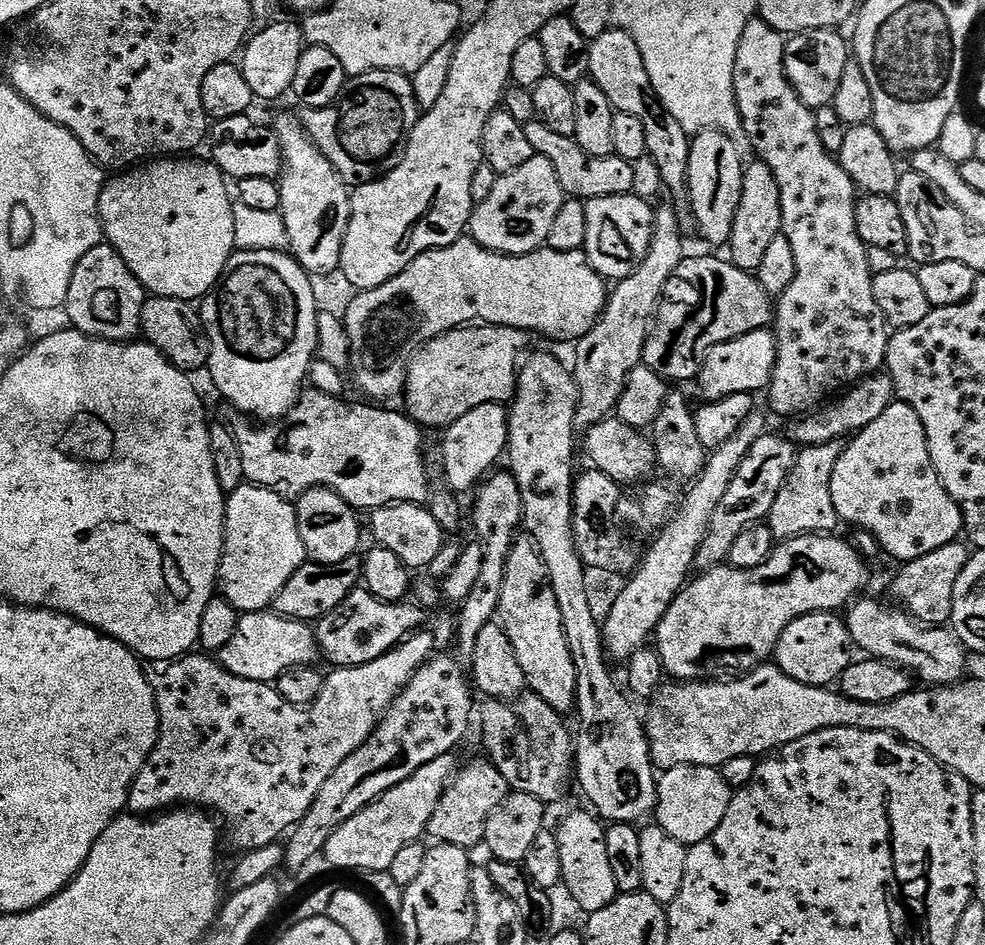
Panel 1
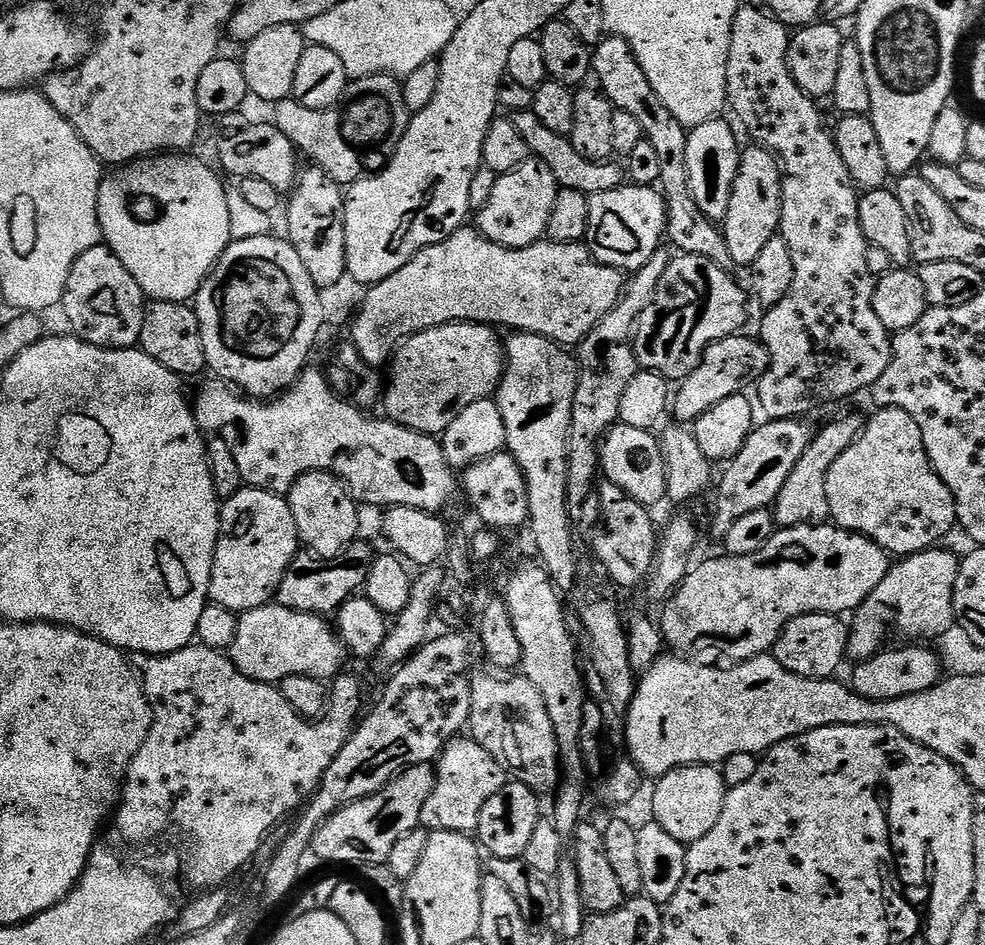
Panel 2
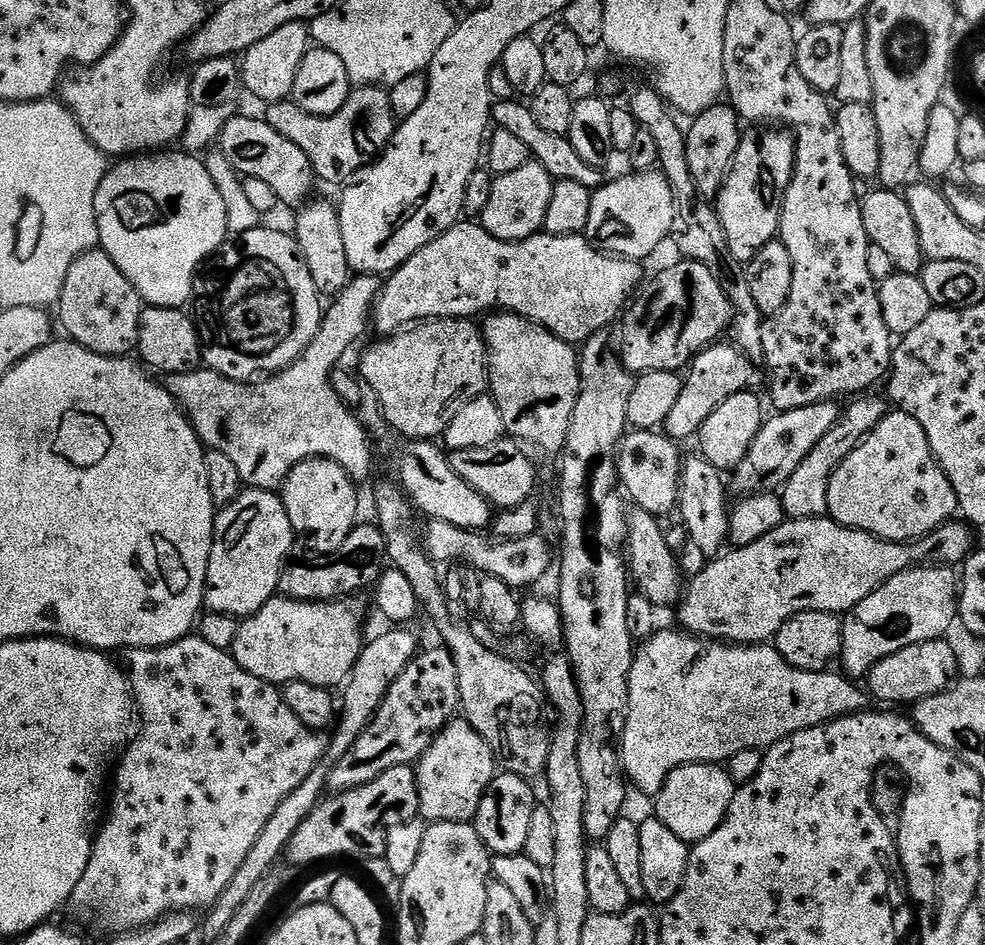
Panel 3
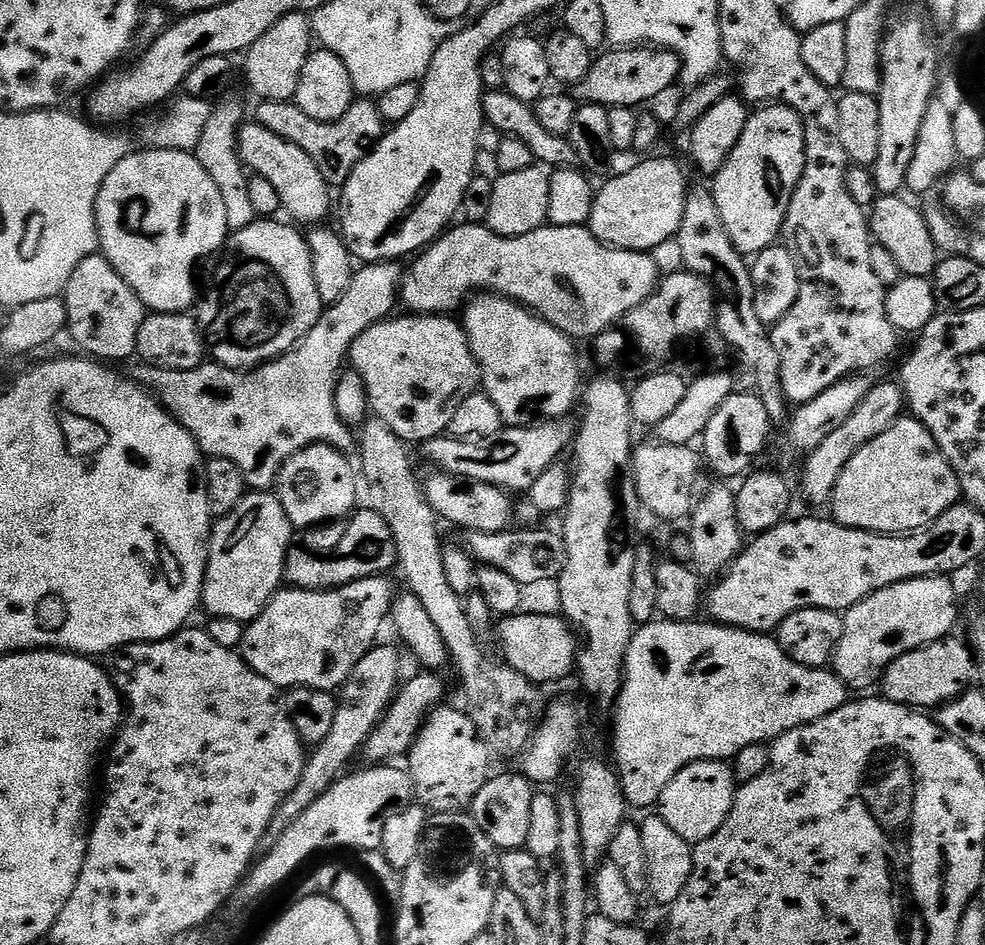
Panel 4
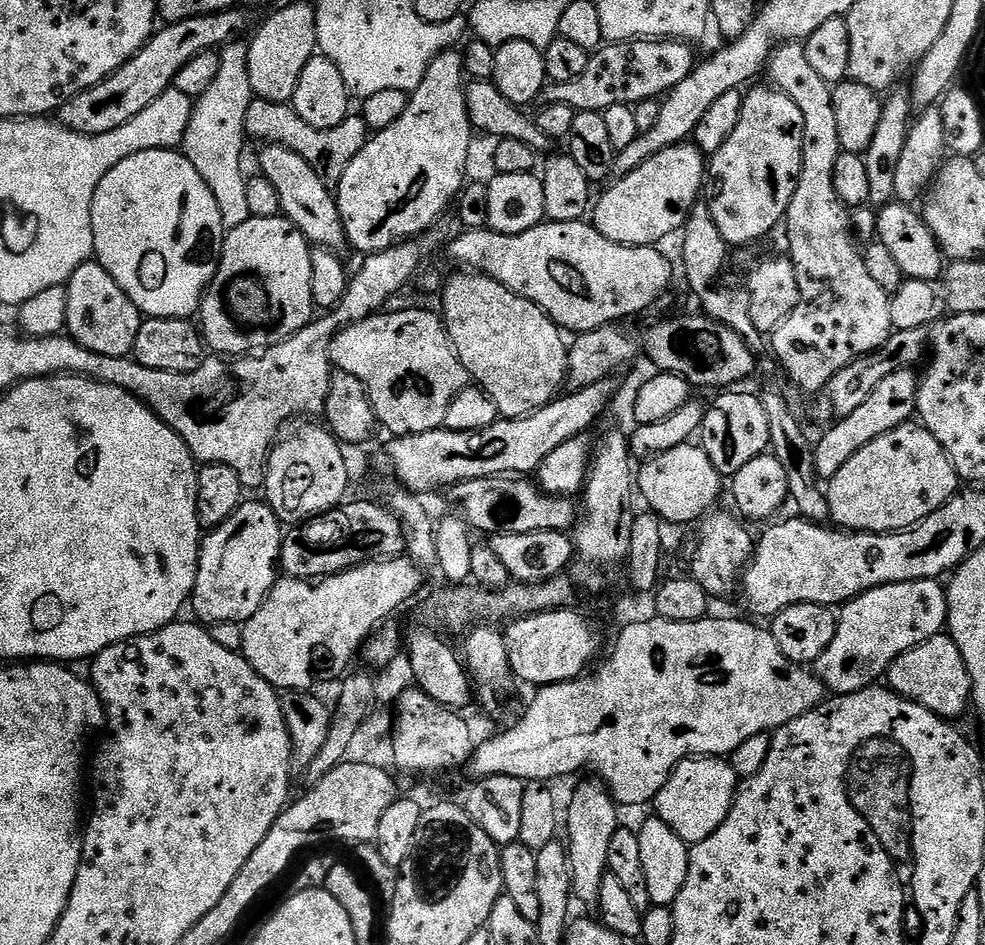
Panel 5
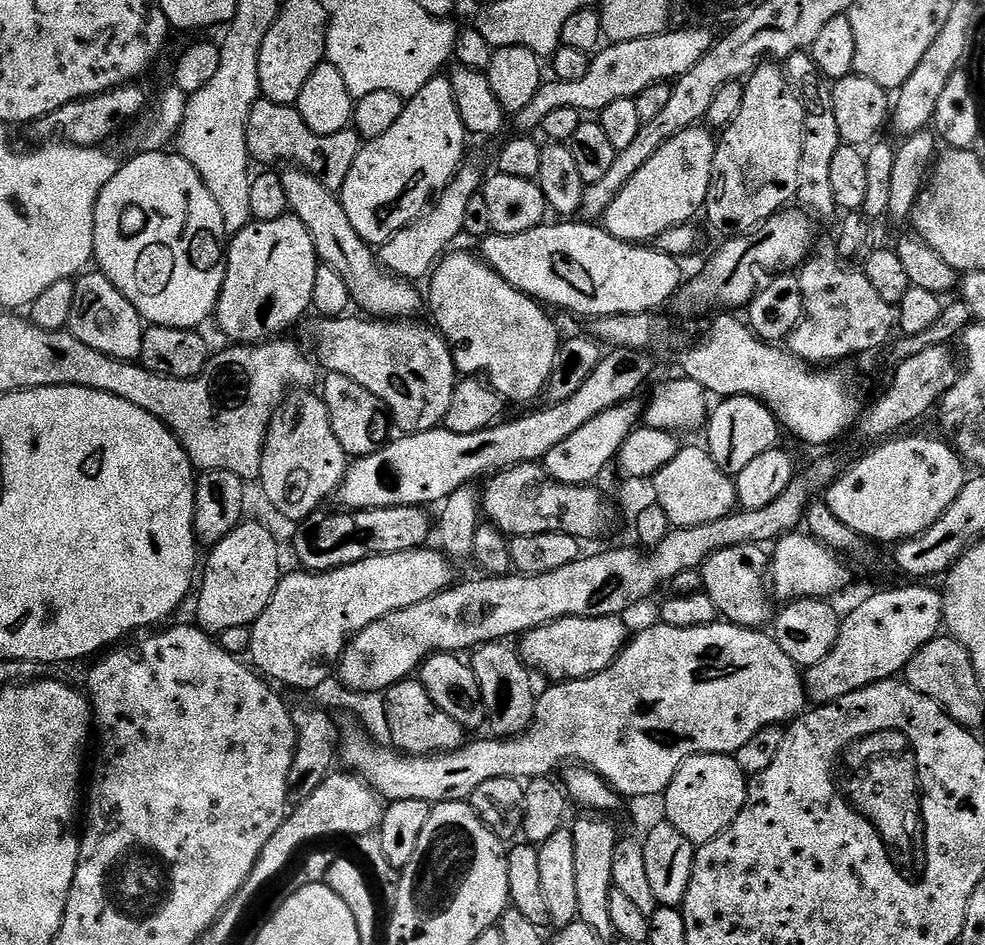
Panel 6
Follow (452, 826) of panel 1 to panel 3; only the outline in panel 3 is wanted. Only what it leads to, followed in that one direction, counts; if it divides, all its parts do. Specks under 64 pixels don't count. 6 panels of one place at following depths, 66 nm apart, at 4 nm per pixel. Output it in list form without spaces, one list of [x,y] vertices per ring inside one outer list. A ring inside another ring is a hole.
[[[463,718],[451,720],[414,767],[420,790],[419,815],[433,824],[475,821],[478,806],[498,774],[498,761],[486,738]]]

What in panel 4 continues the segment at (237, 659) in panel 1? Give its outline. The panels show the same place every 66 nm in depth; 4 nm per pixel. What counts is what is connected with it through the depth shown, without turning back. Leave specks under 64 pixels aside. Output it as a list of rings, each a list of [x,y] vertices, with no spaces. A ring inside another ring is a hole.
[[[387,575],[371,576],[370,578],[362,578],[350,582],[341,588],[325,588],[323,592],[318,590],[306,590],[305,588],[294,588],[291,586],[281,587],[271,598],[267,606],[262,610],[262,614],[258,614],[258,618],[254,618],[245,627],[244,642],[242,645],[242,655],[244,661],[254,669],[258,674],[262,674],[262,678],[266,678],[277,689],[287,690],[290,688],[313,688],[314,690],[322,690],[323,692],[335,693],[341,689],[346,680],[350,677],[351,671],[358,665],[364,655],[370,651],[377,643],[376,635],[380,632],[380,627],[386,624],[392,611],[392,602],[394,599],[394,591],[392,592],[392,584],[388,581]]]

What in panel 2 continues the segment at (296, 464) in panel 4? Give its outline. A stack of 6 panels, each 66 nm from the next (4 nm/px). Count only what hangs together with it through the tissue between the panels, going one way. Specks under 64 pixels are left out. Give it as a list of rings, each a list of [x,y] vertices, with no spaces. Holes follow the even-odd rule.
[[[307,472],[302,474],[302,478],[298,478],[294,482],[294,486],[286,493],[286,499],[290,506],[290,514],[294,514],[294,526],[296,532],[300,536],[300,543],[306,549],[313,548],[317,557],[333,560],[339,552],[345,552],[353,542],[357,539],[356,531],[360,528],[360,516],[358,505],[352,498],[352,493],[348,490],[348,485],[343,480],[339,480],[337,476],[331,472]]]

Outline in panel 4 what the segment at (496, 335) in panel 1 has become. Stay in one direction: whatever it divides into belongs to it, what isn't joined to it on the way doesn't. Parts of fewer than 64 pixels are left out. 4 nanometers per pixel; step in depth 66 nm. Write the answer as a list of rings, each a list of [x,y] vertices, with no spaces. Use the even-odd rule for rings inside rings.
[[[399,314],[379,320],[352,344],[350,368],[366,382],[366,394],[371,415],[377,416],[409,445],[443,437],[448,432],[454,410],[466,402],[481,387],[480,366],[470,350],[470,342],[459,319],[448,314]]]

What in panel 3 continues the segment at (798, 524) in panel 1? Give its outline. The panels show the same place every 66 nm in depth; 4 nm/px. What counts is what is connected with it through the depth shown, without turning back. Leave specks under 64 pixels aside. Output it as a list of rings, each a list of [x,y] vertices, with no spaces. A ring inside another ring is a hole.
[[[864,394],[853,399],[849,403],[853,404],[841,411],[834,426],[818,440],[818,444],[810,450],[806,458],[802,458],[798,470],[790,474],[790,478],[779,493],[787,519],[818,520],[828,516],[828,491],[834,470],[838,470],[842,461],[872,433],[874,426],[878,426],[878,422],[882,422],[882,418],[890,411],[889,401],[883,395],[880,395],[881,397],[872,395]]]

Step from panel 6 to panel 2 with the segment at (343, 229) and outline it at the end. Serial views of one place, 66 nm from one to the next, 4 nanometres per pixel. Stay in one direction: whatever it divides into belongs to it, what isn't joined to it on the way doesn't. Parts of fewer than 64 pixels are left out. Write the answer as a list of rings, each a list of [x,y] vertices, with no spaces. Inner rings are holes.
[[[244,114],[219,117],[220,133],[216,136],[216,152],[220,155],[219,167],[235,178],[253,176],[263,178],[274,190],[282,194],[291,193],[298,183],[298,167],[296,147],[271,122],[259,124],[256,120],[247,120]]]

